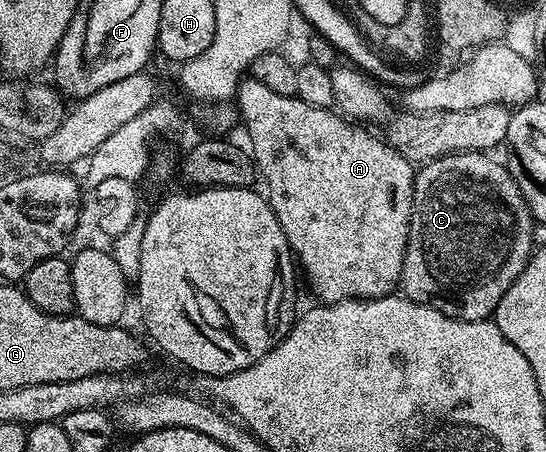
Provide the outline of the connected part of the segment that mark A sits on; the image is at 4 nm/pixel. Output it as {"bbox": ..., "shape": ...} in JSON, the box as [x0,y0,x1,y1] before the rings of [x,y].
{"bbox":[235,78,415,304],"shape":[[[252,78],[242,79],[238,84],[235,108],[249,131],[253,163],[263,184],[265,180],[269,205],[318,301],[338,304],[344,300],[378,300],[394,295],[401,283],[411,222],[415,175],[411,161],[381,136],[364,132],[361,129],[364,127],[354,126],[336,111],[311,106],[296,95],[275,94],[263,82]]]}

